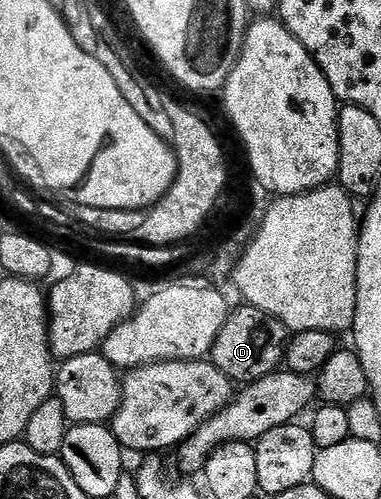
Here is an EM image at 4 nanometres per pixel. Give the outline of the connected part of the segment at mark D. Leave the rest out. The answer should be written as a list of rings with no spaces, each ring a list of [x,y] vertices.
[[[241,303],[238,306],[238,309],[236,306],[230,312],[229,318],[223,323],[223,329],[219,331],[213,343],[211,364],[234,382],[248,383],[278,372],[282,368],[287,330],[281,321],[273,321],[271,324],[270,318],[253,305]]]

